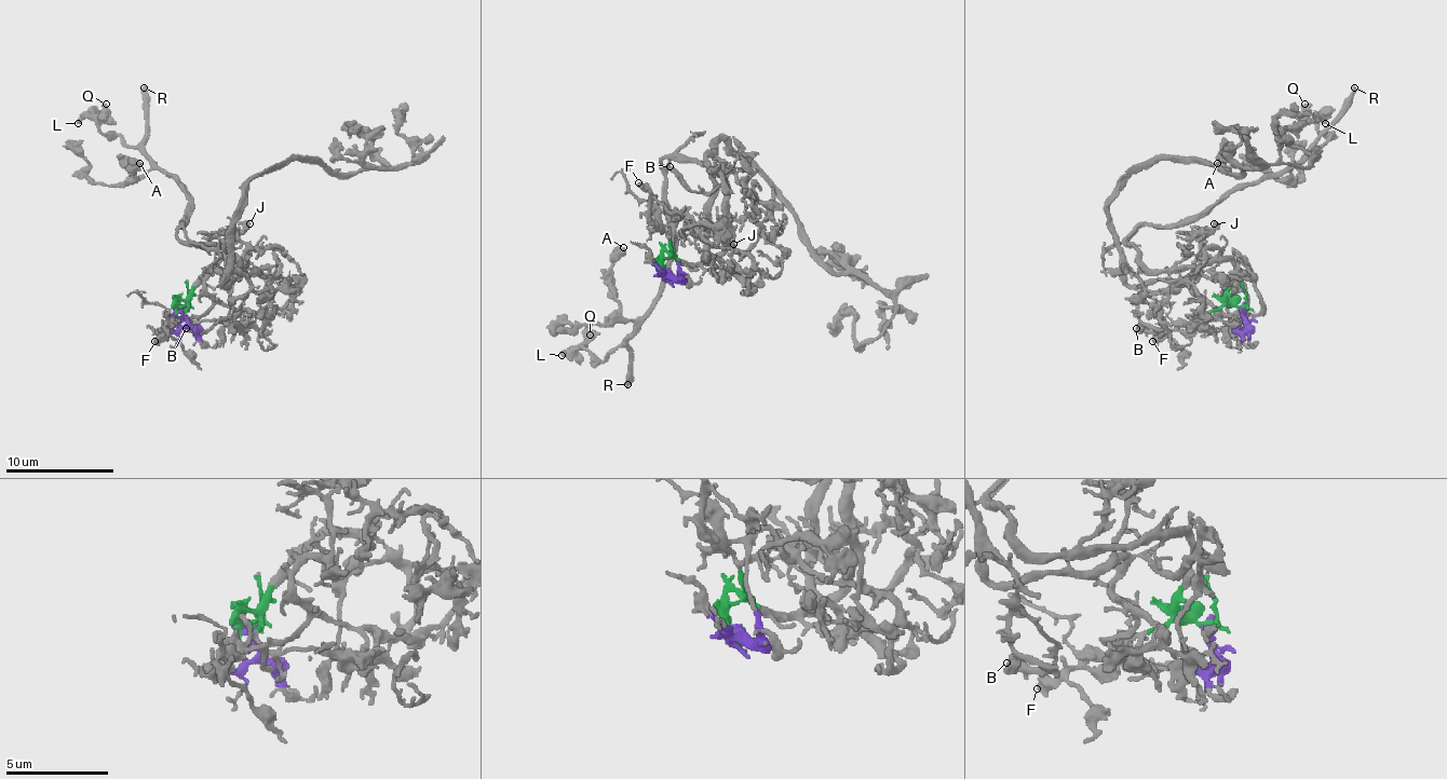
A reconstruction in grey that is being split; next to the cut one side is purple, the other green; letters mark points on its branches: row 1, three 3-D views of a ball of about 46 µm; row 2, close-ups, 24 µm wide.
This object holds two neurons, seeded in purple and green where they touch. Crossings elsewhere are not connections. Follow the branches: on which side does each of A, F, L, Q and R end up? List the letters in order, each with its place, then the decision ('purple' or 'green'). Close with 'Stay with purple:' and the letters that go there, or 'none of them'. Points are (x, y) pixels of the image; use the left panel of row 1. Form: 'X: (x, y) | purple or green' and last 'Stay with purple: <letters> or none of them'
A: (139, 163) | green
F: (154, 341) | green
L: (78, 123) | green
Q: (106, 104) | green
R: (144, 87) | green
Stay with purple: none of them

